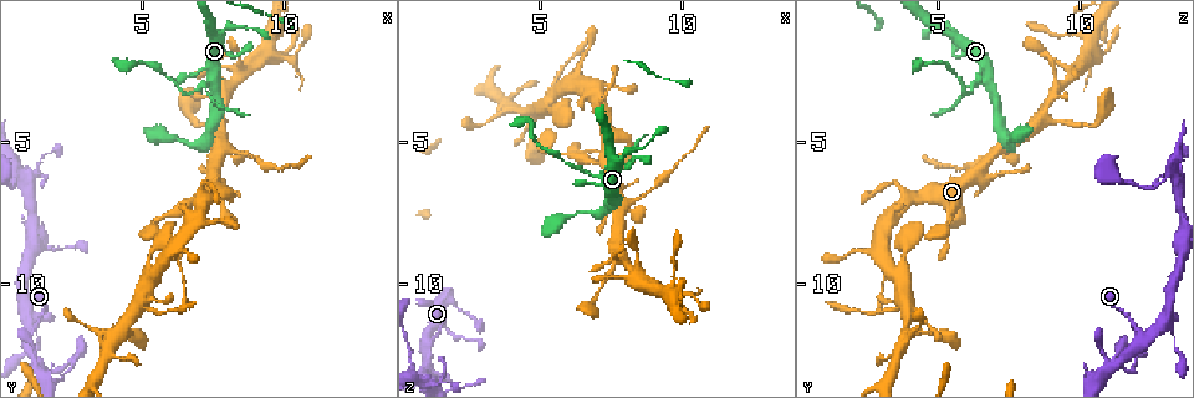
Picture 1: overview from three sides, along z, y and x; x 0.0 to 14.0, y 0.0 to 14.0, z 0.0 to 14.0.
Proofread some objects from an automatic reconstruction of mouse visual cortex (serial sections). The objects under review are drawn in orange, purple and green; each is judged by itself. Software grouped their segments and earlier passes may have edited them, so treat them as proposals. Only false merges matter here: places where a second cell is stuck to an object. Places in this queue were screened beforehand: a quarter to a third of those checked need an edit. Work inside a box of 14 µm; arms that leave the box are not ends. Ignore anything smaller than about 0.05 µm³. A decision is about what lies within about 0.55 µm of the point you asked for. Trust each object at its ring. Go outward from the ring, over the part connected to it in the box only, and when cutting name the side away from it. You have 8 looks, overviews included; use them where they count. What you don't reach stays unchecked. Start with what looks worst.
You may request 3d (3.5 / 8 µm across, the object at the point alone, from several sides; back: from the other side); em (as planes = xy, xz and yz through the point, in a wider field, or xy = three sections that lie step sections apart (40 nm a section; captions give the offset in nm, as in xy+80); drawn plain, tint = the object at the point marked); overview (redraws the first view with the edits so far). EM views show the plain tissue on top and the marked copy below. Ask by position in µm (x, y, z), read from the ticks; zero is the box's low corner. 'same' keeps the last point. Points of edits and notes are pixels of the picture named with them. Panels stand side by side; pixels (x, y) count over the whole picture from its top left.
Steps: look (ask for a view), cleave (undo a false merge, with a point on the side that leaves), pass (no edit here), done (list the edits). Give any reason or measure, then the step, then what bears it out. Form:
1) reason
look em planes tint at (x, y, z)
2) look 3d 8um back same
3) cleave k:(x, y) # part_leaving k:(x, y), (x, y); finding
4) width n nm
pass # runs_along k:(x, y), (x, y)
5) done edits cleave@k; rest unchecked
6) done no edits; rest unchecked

look 3d 8um at (4.9, 10.8, 3.9)

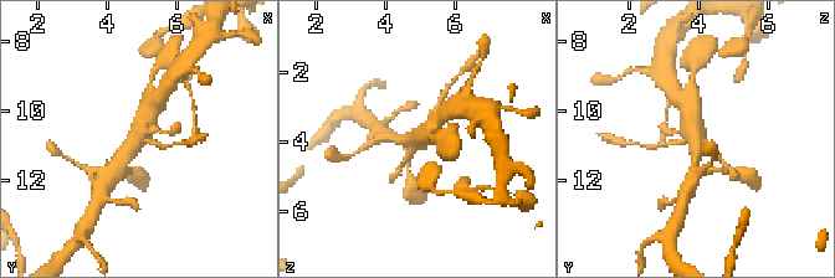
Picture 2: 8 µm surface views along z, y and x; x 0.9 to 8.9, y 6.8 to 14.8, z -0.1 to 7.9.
look em xy step 3 tint at (4.9, 10.8, 3.8)

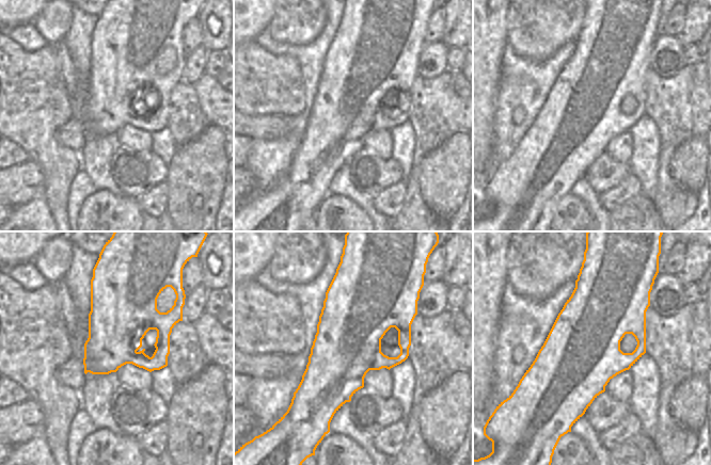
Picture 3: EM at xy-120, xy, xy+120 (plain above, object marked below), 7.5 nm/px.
pass # runs_along 2:(153, 106), (119, 166); one cell here

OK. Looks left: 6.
abrupt turn
look 3d 3.5um at (6.6, 3.3, 6.0)

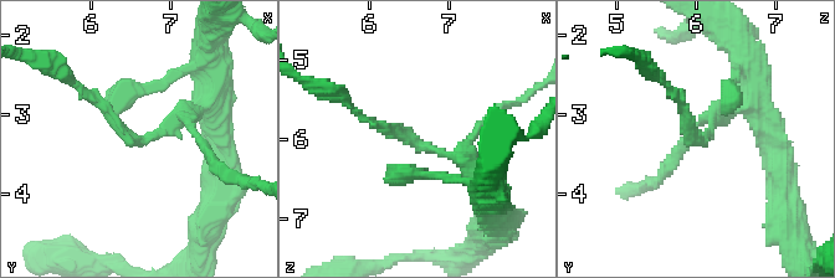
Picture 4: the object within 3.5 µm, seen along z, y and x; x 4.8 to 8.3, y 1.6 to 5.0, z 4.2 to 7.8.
arm_widths 150, 200 nm; now the EM
look em planes tint at (6.65, 3.30, 6.10)

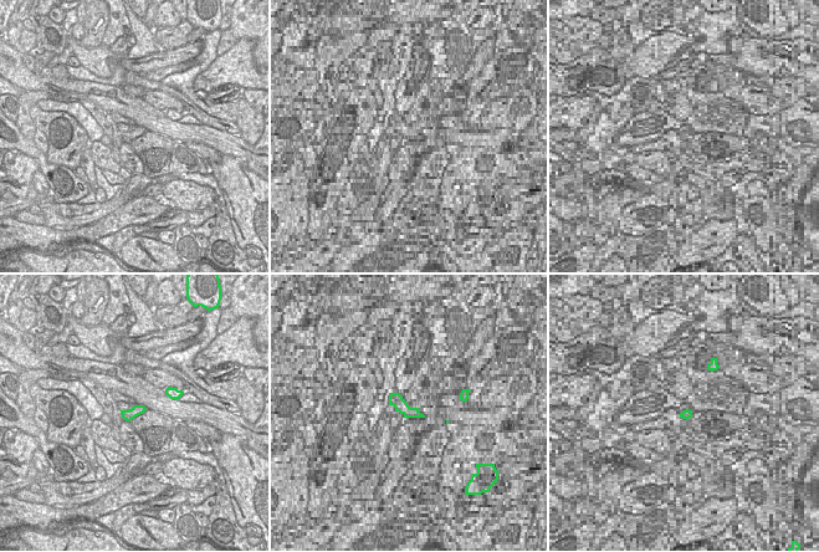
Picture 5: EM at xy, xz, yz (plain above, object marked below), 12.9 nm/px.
pass # runs_along 4:(479, 181), (459, 156), (363, 118); all the same cell

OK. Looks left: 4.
narrows sharply
look 3d 3.5um back at (8.9, 5.5, 6.7)

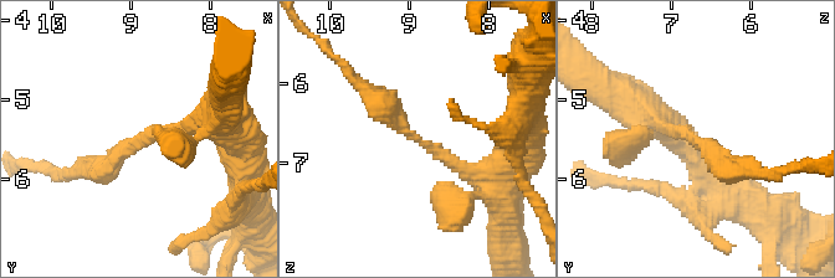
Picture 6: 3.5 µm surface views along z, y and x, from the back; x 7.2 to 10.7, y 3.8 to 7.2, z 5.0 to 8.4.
look em planes tint at (8.90, 5.55, 6.75)

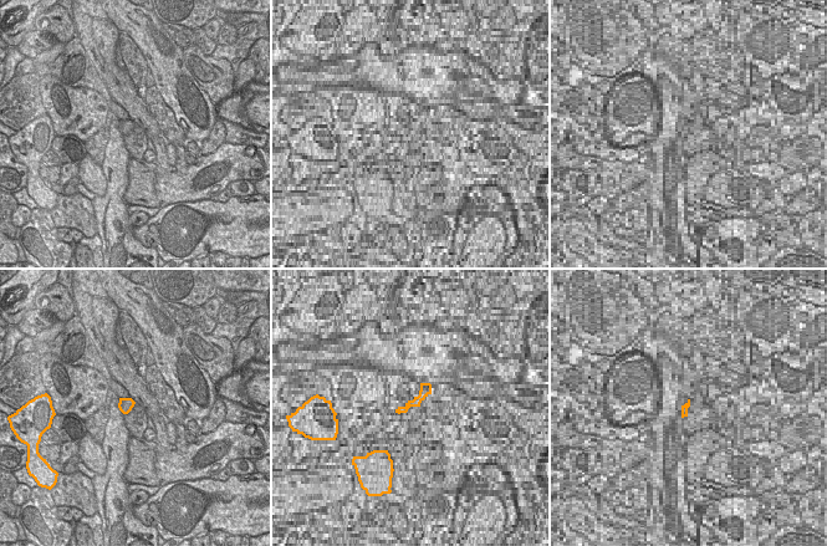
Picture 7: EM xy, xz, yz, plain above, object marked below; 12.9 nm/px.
width 190 nm
cleave 6:(112, 171) # part_leaving 6:(138, 142), (104, 169), (55, 173); a second cell is stuck on

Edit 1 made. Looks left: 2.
done edits cleave@6; rest unchecked

